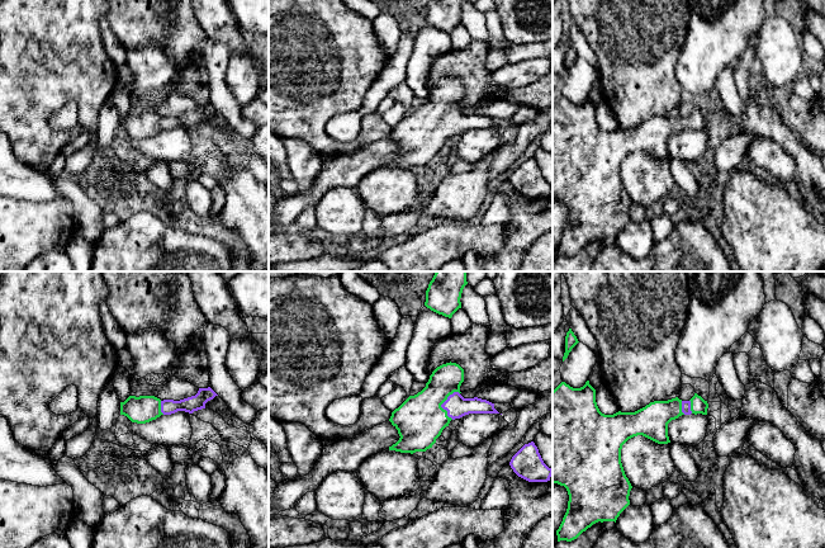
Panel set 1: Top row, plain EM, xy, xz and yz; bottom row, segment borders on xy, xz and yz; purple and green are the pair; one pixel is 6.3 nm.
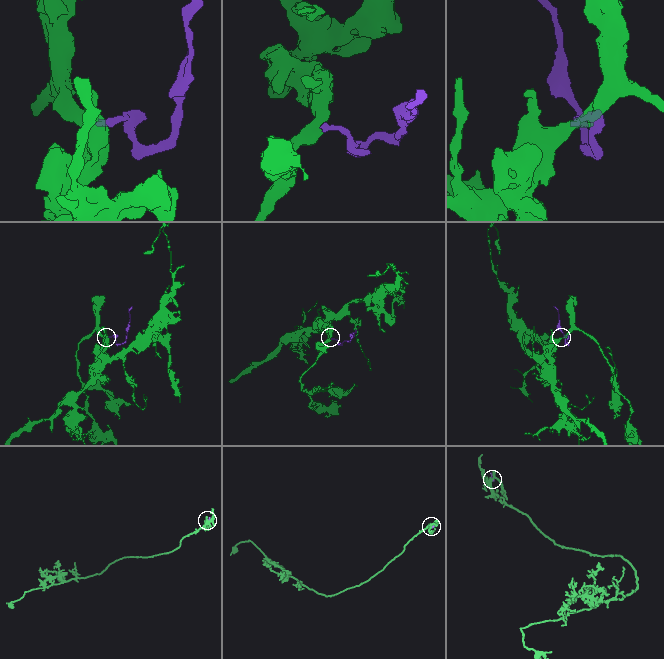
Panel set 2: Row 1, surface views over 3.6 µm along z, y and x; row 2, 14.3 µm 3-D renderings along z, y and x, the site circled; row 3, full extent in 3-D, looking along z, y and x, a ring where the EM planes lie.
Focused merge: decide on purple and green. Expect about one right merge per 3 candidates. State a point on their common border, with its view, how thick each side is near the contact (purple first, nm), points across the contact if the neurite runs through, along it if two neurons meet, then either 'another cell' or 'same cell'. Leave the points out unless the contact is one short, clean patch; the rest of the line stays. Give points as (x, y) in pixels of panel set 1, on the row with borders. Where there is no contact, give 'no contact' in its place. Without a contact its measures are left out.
contact xz (442, 404); calibres 140 and 320 nm; way xz (456, 406), (442, 404), (420, 420); same cell

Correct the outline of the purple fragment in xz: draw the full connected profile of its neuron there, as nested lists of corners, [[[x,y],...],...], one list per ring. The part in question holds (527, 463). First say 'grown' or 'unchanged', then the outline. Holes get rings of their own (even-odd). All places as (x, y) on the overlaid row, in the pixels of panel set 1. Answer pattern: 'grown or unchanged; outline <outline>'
unchanged; outline [[[534,441],[525,444],[509,462],[513,472],[528,482],[547,482],[553,476],[553,469],[549,468]]]

